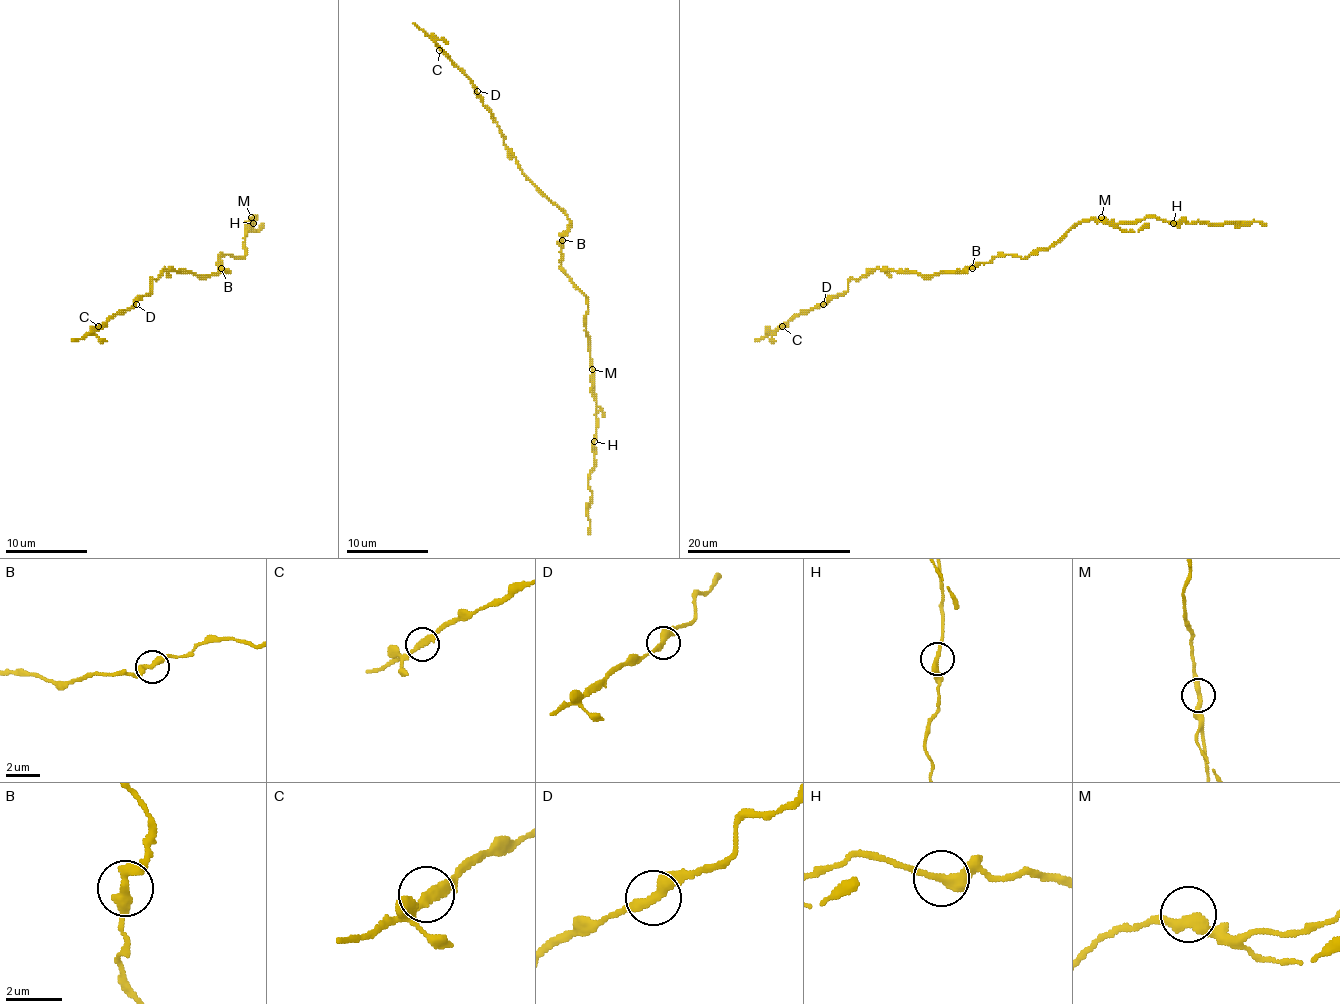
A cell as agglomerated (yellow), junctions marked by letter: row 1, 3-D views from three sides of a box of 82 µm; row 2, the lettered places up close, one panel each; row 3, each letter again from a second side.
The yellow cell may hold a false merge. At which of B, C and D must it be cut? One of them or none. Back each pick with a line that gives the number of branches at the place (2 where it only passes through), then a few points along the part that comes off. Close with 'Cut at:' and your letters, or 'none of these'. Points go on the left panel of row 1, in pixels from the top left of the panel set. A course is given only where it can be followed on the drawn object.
Cut at: none of these

